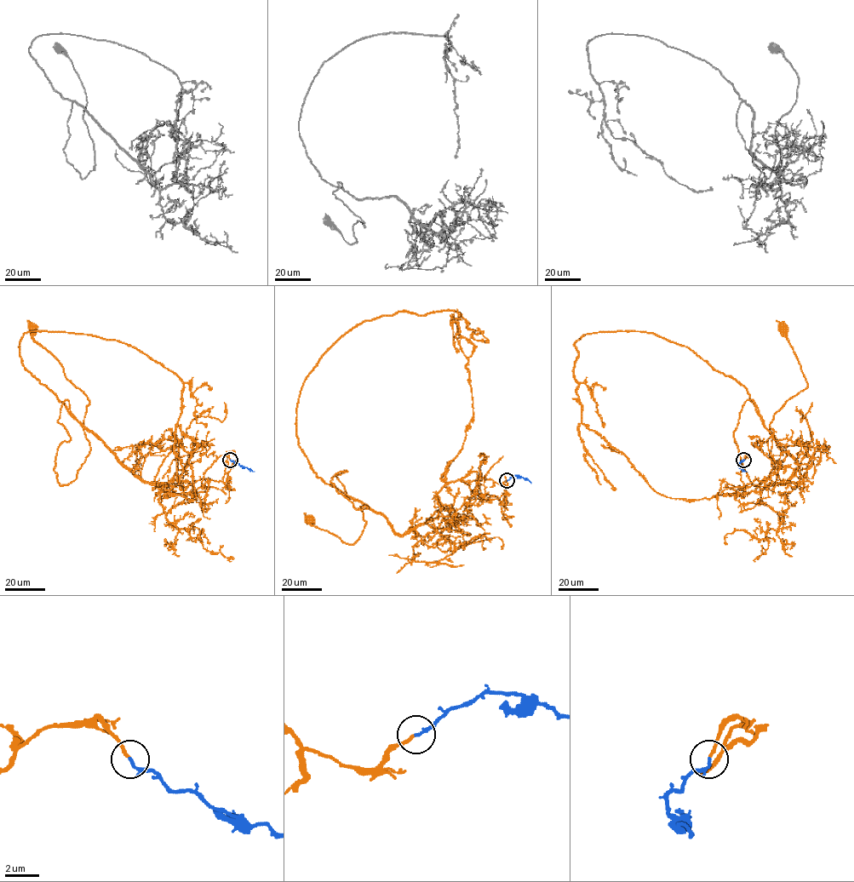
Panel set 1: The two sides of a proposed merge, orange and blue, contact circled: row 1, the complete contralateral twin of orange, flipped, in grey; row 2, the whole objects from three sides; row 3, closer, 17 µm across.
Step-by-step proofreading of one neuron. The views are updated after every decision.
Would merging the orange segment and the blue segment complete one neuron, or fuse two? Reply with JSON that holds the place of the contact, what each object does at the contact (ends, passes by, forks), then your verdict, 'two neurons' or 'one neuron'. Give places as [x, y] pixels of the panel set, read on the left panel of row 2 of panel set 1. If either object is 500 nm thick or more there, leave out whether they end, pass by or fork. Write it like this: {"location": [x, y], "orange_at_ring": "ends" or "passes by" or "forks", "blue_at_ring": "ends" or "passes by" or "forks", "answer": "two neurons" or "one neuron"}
{"location": [230, 460], "orange_at_ring": "ends", "blue_at_ring": "ends", "answer": "one neuron"}

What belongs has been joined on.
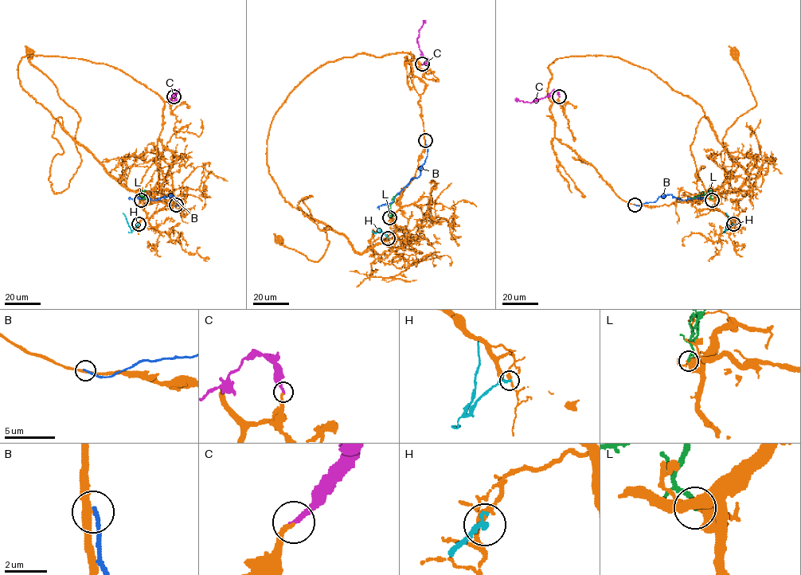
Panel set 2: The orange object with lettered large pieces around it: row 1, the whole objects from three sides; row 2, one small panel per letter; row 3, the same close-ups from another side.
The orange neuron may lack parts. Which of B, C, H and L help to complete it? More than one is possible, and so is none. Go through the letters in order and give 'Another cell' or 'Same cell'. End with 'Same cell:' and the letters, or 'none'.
B: Another cell
C: Same cell
H: Another cell
L: Another cell
Same cell: C

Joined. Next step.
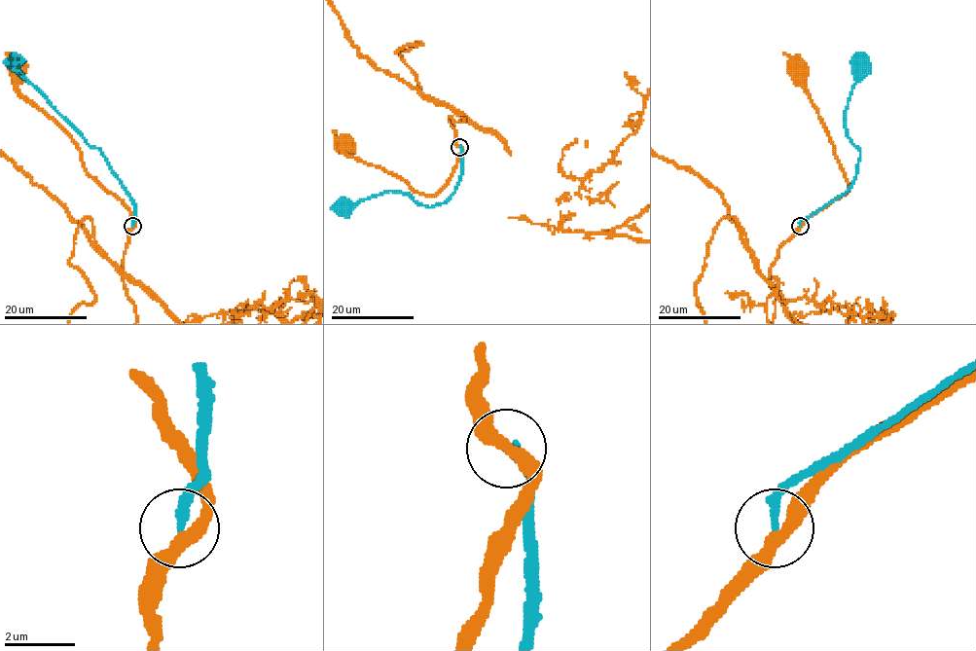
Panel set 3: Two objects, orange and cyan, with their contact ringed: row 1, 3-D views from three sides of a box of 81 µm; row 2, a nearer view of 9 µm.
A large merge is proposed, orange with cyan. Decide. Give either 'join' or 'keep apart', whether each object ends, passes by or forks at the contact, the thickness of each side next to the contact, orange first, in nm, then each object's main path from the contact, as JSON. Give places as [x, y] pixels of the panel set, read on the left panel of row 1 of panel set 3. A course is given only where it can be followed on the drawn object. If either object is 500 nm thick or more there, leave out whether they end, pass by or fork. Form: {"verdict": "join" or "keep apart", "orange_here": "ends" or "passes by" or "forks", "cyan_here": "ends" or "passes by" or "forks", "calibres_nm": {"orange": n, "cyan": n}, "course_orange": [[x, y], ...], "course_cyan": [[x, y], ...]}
{"verdict": "keep apart", "orange_here": "passes by", "cyan_here": "ends", "calibres_nm": {"orange": 360, "cyan": 240}, "course_orange": [[132, 226], [134, 220], [124, 204], [85, 168], [76, 143], [20, 92], [19, 72], [22, 63], [18, 66]], "course_cyan": [[132, 226], [133, 202], [99, 149], [90, 146], [51, 103], [20, 76], [14, 65]]}

